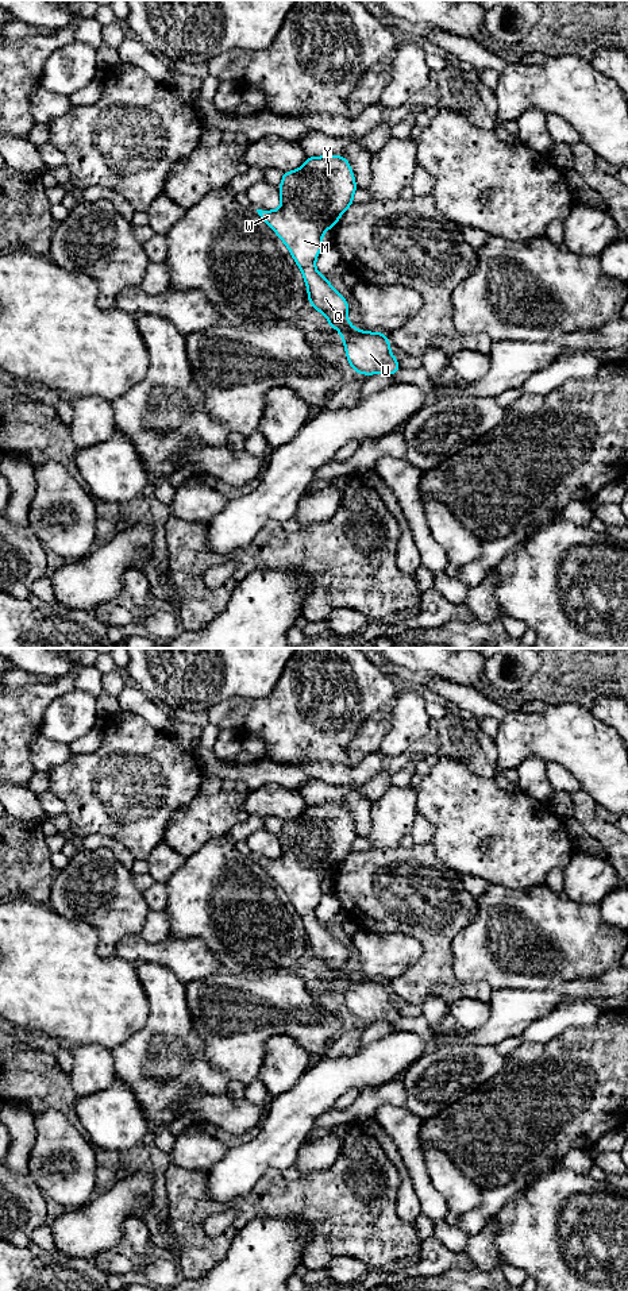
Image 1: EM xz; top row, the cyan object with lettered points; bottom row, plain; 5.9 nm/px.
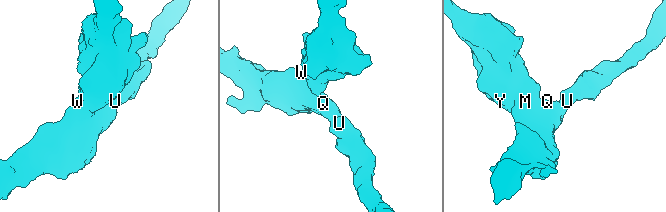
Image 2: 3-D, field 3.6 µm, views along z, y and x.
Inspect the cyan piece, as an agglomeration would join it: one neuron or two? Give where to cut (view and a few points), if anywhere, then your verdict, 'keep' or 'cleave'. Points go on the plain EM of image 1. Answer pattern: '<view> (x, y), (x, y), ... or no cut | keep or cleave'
no cut | keep

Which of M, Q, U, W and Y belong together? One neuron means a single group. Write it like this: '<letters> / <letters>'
M Q U W Y

